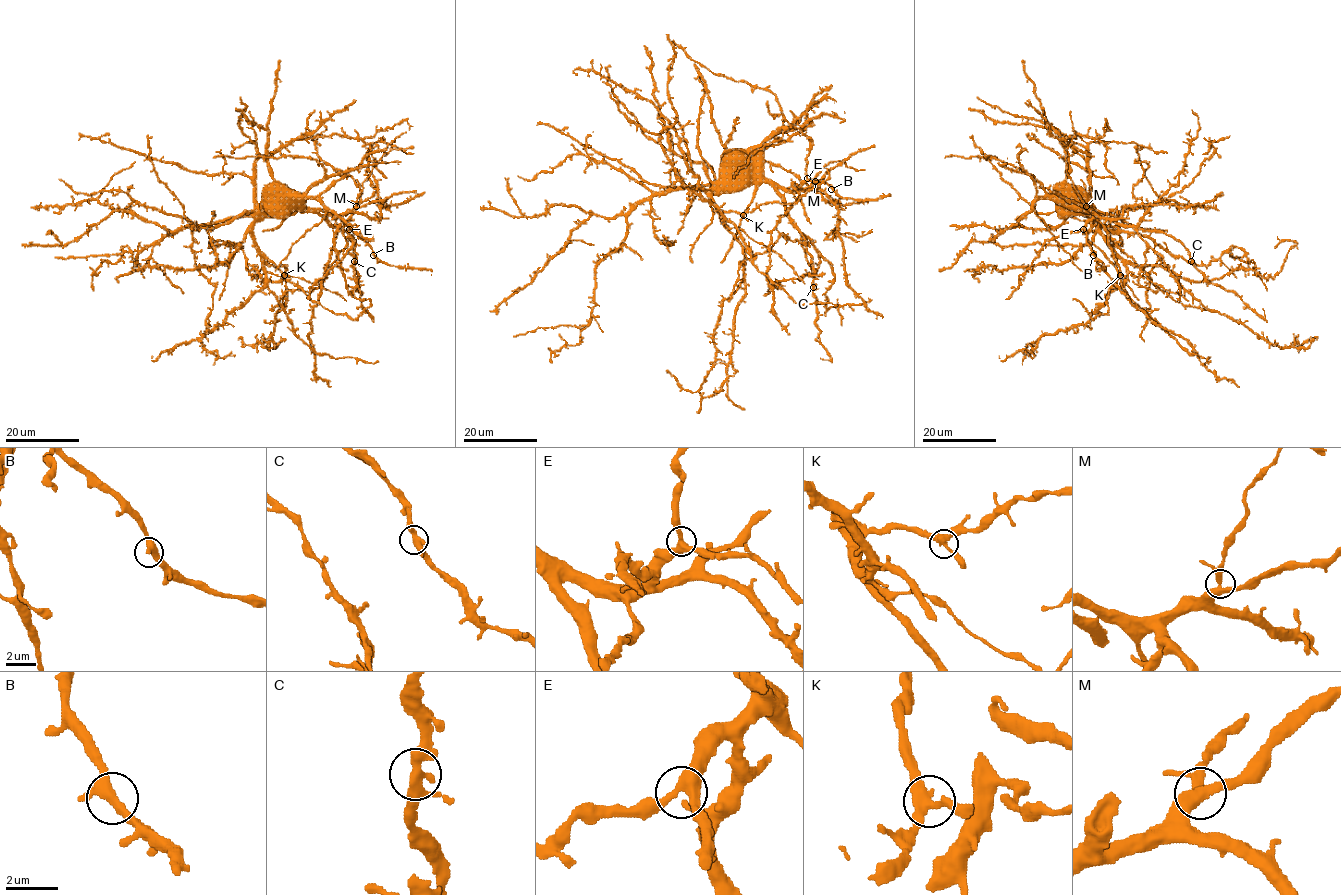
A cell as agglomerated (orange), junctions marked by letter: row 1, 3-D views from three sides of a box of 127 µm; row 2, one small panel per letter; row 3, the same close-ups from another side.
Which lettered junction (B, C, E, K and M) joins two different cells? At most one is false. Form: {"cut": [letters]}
{"cut": []}

